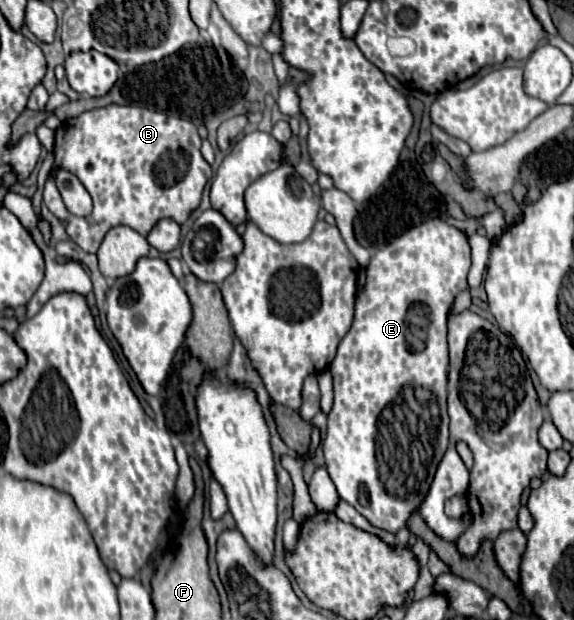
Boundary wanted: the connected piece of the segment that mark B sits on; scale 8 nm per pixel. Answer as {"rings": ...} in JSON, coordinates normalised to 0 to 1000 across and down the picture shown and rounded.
{"rings":[[[190,169],[185,176],[150,179],[139,189],[115,192],[98,208],[94,266],[139,289],[139,295],[164,321],[164,340],[153,353],[122,347],[98,305],[98,295],[87,289],[75,303],[75,326],[105,356],[115,356],[115,376],[122,379],[122,385],[153,408],[167,408],[181,379],[206,363],[223,363],[244,379],[258,379],[268,360],[286,350],[303,353],[317,363],[331,350],[331,344],[348,331],[352,308],[362,289],[369,285],[369,273],[348,247],[348,231],[352,227],[338,198],[321,195],[314,189],[296,189],[289,182],[261,179],[254,173]]]}

